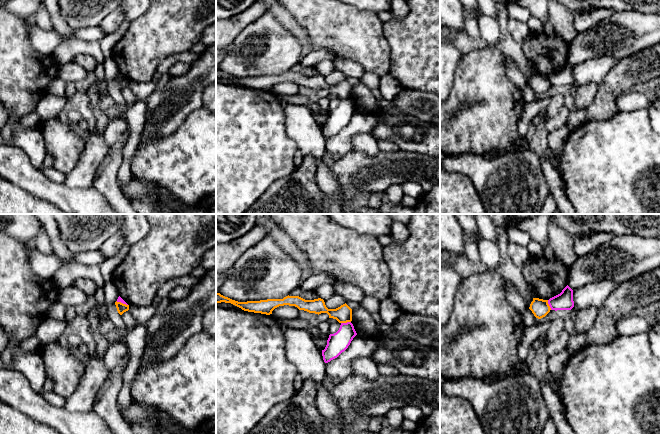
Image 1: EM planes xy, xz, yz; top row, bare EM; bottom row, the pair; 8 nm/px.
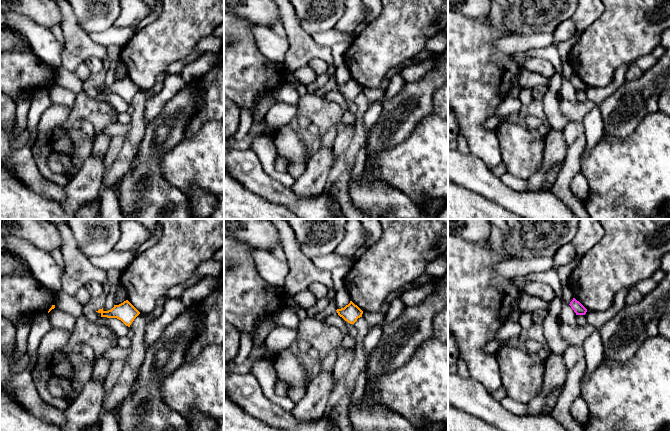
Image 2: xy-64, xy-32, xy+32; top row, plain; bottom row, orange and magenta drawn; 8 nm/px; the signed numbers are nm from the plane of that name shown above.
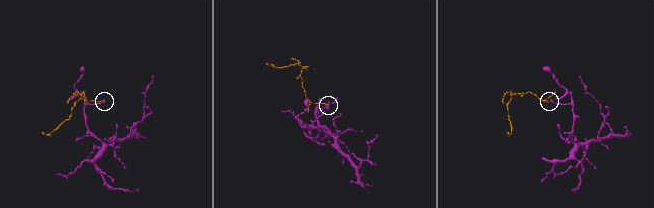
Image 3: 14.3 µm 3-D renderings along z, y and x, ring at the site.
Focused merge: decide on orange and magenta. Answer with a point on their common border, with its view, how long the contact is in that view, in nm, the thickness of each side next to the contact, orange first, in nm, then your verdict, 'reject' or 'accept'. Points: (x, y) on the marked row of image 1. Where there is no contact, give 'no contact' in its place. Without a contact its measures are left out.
xz (345, 322) | 80 nm | 140/160 nm | reject

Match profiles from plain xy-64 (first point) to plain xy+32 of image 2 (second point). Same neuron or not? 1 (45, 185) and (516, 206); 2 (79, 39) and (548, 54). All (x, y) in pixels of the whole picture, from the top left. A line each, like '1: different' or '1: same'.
1: same
2: same

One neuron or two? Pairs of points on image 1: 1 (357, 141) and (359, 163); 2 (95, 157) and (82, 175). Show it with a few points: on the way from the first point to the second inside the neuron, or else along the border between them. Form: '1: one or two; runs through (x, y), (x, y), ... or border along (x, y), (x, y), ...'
1: two; border along (380, 150), (374, 155), (356, 152)
2: one; runs through (91, 161), (84, 171)

